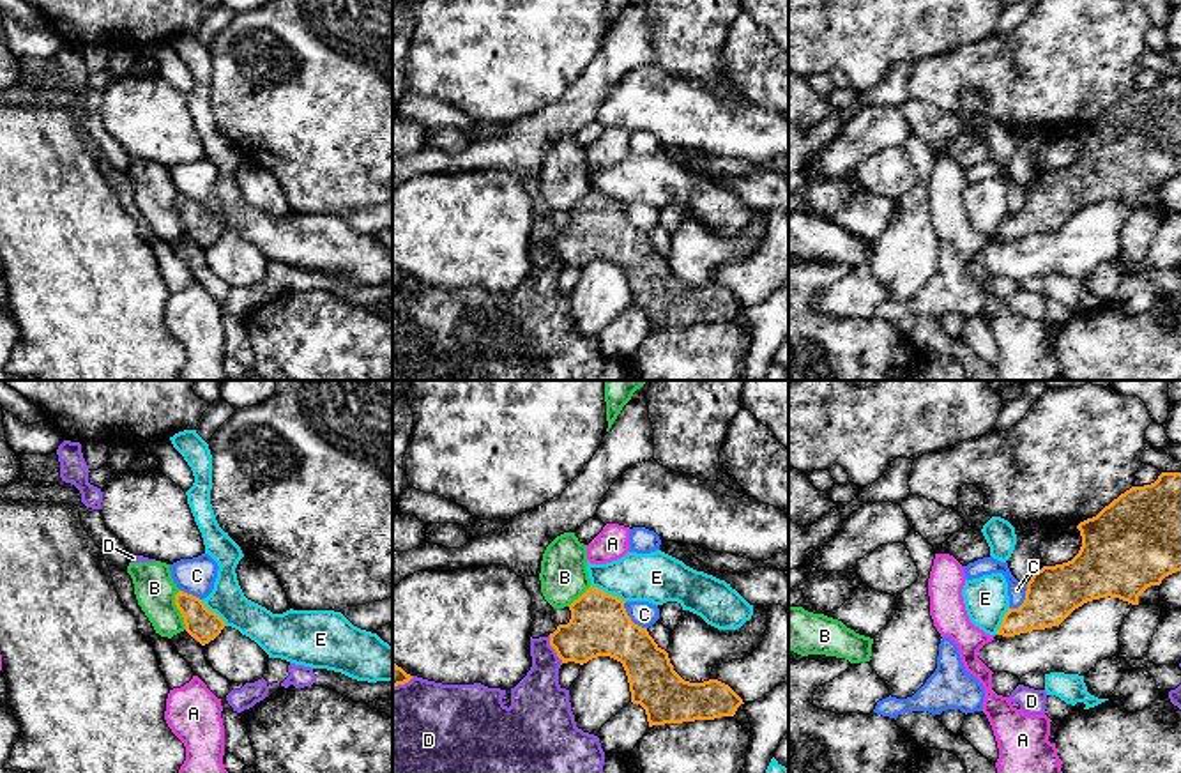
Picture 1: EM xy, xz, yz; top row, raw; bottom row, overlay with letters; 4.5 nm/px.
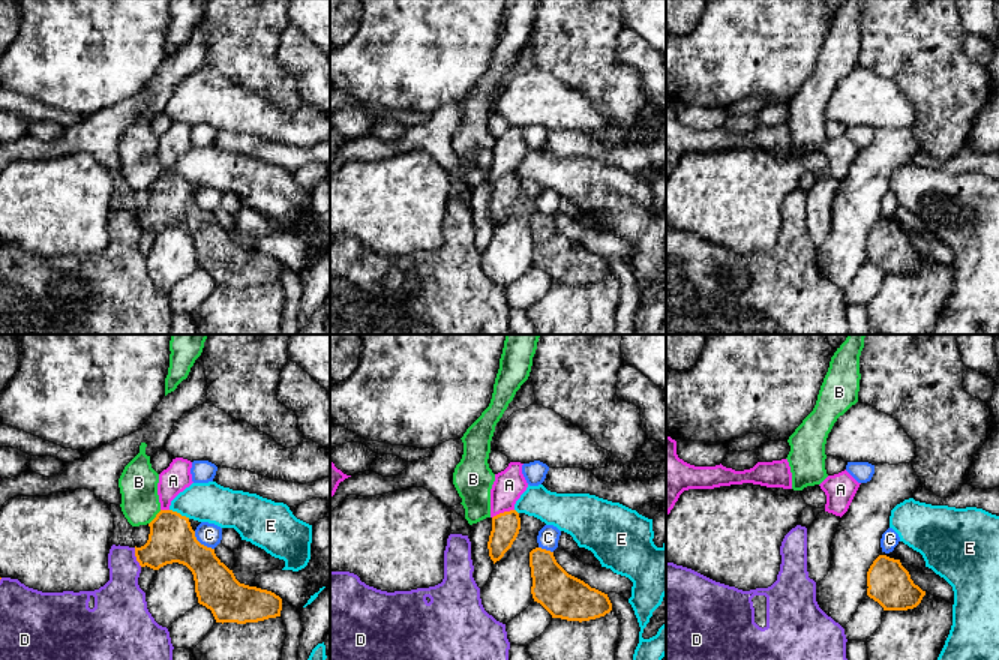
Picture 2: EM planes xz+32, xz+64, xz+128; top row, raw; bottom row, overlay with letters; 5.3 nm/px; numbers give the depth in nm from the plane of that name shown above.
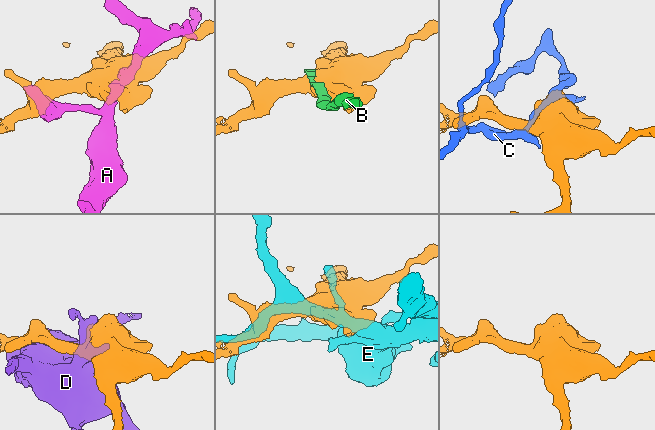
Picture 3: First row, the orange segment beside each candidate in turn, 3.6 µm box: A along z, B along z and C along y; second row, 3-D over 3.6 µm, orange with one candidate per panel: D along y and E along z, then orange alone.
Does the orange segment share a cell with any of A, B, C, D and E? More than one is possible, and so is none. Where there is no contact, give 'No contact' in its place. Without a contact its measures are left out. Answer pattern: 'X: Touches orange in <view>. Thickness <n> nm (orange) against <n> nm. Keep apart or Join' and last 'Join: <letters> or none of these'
A: Touches orange in xy. Thickness 140 nm (orange) against 20 nm. Keep apart
B: Touches orange in xy. Thickness 140 nm (orange) against 190 nm. Keep apart
C: Touches orange in xz. Thickness 280 nm (orange) against 120 nm. Keep apart
D: Touches orange in xz. Thickness 280 nm (orange) against 240 nm. Keep apart
E: Touches orange in xz. Thickness 280 nm (orange) against 240 nm. Keep apart
Join: none of these

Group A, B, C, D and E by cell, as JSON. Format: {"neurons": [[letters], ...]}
{"neurons": [["A"], ["B", "D"], ["C"], ["E"]]}

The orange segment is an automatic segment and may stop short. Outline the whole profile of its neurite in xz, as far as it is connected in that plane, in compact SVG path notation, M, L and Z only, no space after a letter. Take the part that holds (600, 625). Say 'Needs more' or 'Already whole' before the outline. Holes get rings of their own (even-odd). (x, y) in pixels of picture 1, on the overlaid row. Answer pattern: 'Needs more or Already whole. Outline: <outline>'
Already whole. Outline: M589 587L569 605L571 619L550 633L562 663L610 656L622 663L631 702L645 709L649 727L734 716L743 699L725 683L684 681L661 649L631 621L621 598Z

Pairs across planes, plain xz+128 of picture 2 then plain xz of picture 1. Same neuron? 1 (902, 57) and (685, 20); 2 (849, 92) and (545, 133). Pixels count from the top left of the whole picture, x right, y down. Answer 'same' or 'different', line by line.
1: same
2: different

